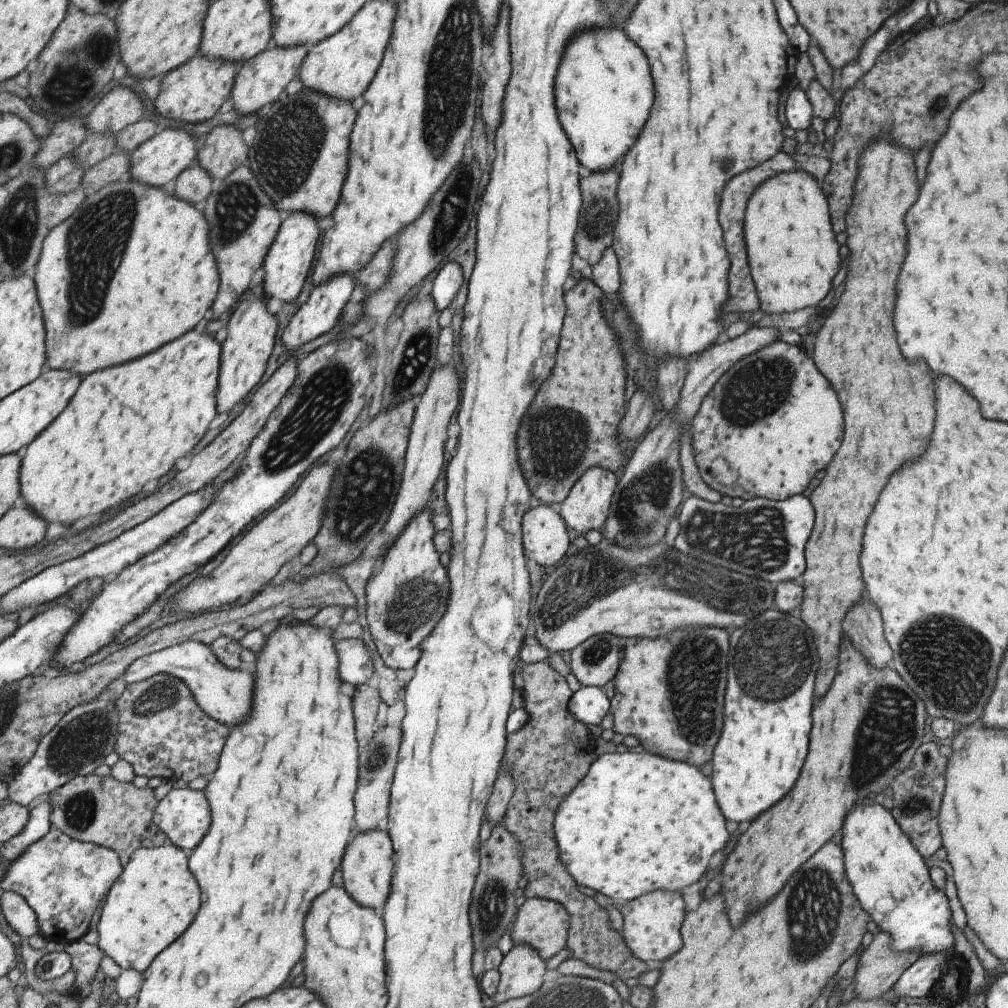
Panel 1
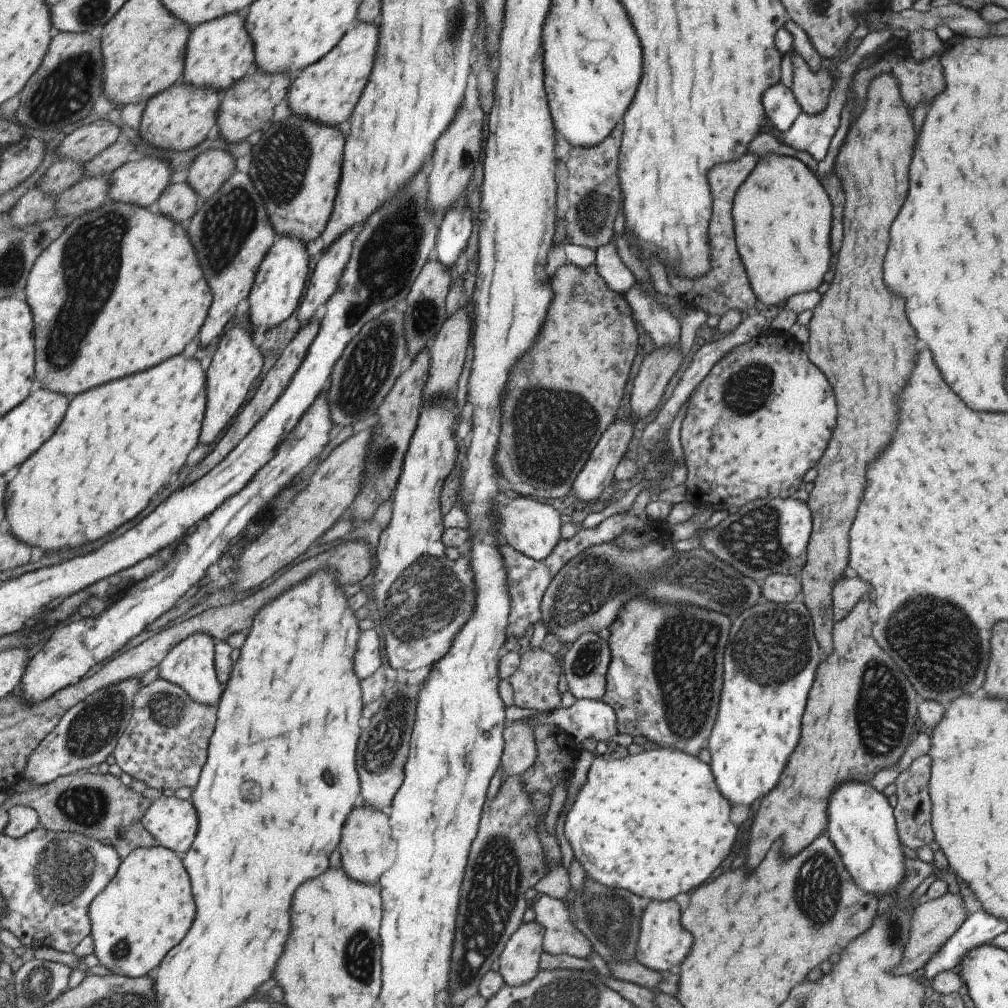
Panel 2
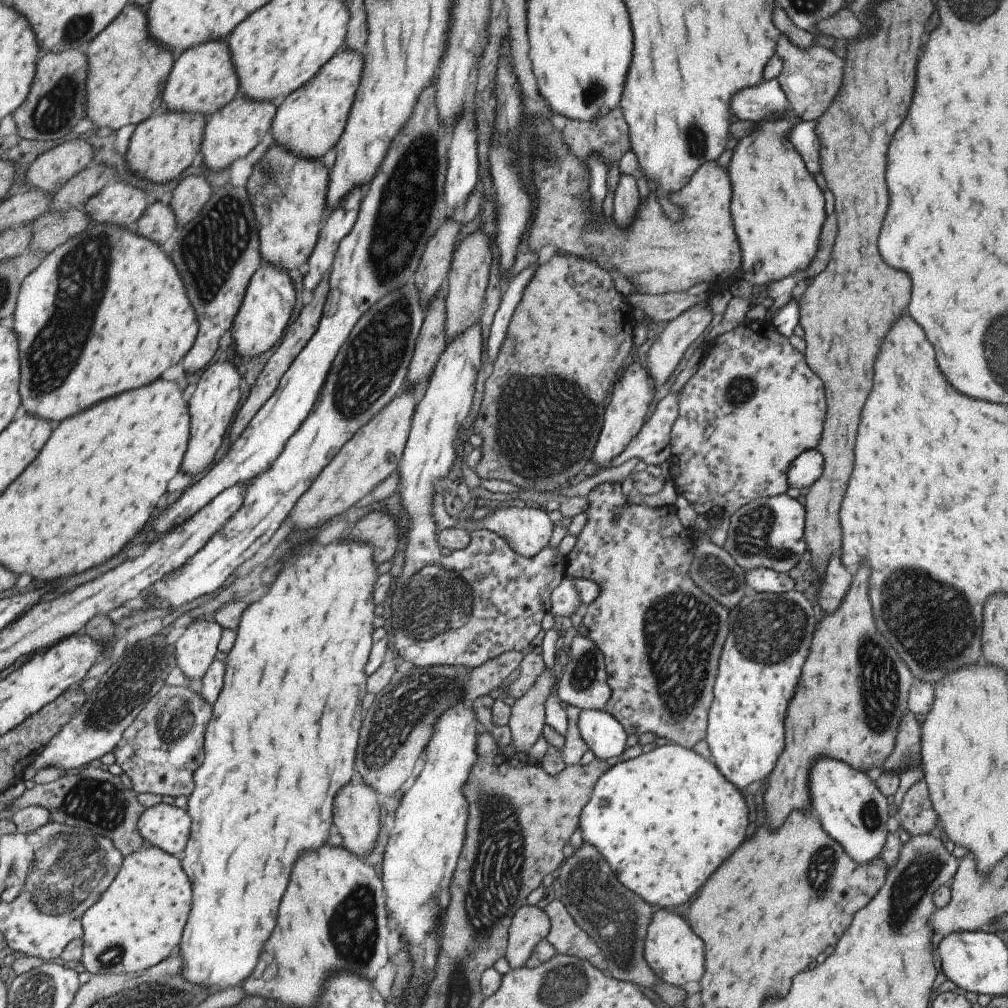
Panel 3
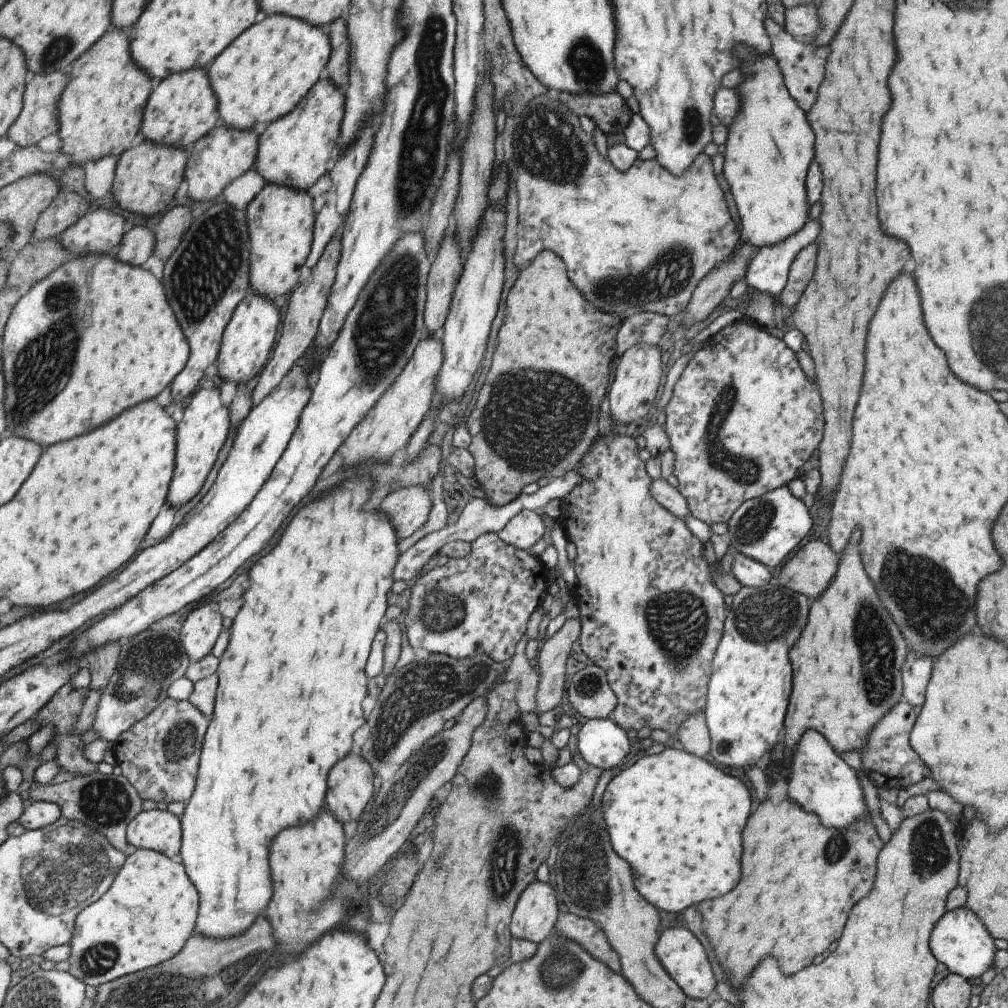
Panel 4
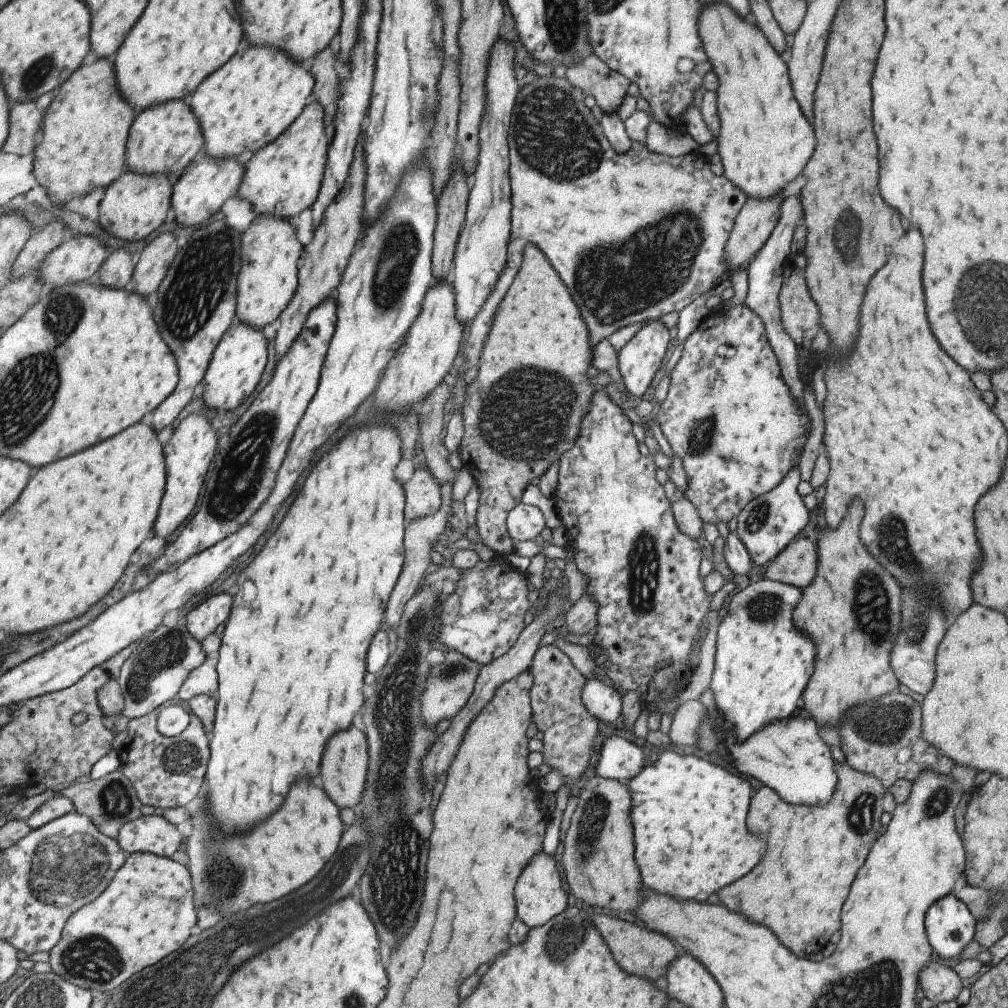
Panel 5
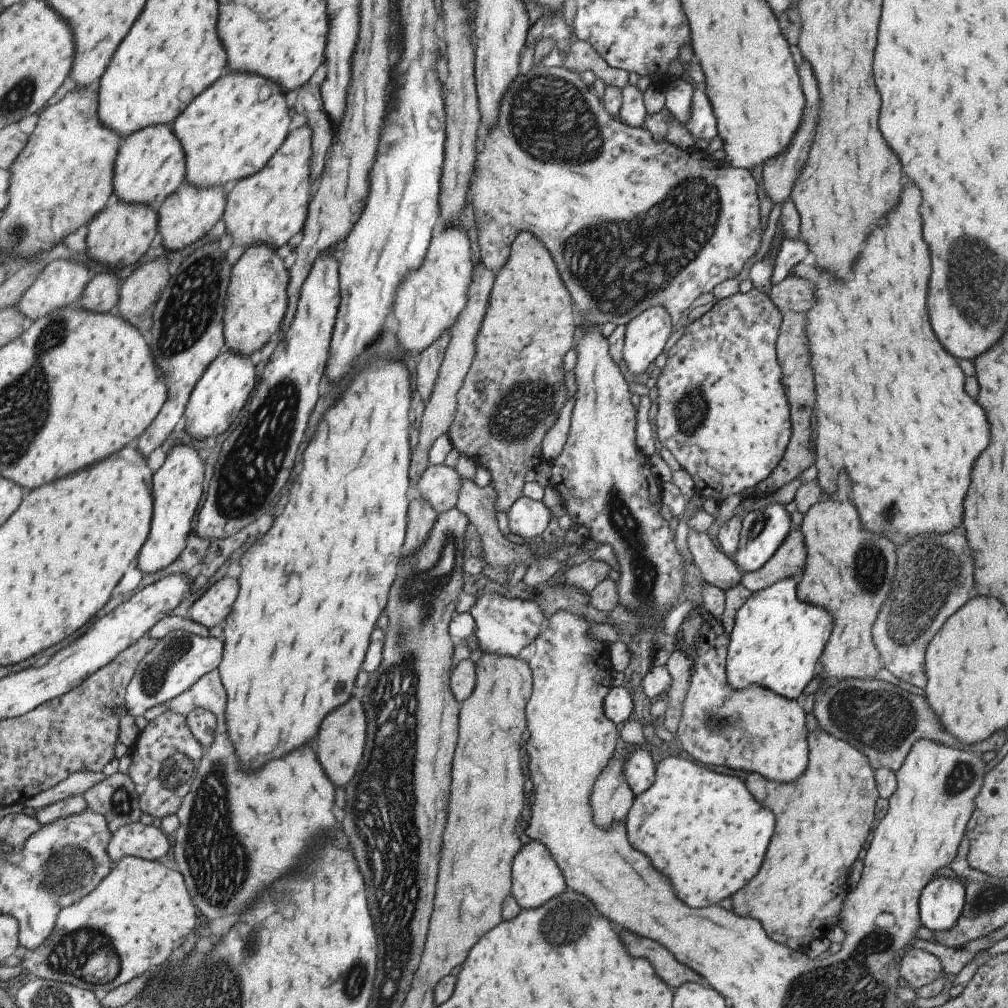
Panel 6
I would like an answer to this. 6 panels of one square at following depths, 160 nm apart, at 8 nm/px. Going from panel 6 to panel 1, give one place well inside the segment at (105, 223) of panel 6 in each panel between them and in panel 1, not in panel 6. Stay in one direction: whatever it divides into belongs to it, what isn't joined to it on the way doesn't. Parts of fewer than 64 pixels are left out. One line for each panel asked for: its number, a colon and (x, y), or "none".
1: (193, 93)
2: (179, 119)
3: (162, 148)
4: (147, 178)
5: (135, 205)

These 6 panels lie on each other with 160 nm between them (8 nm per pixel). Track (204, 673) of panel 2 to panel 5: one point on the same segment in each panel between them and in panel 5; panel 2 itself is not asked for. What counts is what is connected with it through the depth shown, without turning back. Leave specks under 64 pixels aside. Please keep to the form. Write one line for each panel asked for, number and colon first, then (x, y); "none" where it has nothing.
3: (196, 648)
4: (199, 632)
5: (206, 617)

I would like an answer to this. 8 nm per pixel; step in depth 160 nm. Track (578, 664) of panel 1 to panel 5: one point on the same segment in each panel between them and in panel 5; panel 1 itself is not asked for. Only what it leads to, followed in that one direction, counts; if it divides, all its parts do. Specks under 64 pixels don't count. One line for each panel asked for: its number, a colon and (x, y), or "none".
2: (585, 663)
3: (583, 685)
4: (587, 691)
5: (604, 703)

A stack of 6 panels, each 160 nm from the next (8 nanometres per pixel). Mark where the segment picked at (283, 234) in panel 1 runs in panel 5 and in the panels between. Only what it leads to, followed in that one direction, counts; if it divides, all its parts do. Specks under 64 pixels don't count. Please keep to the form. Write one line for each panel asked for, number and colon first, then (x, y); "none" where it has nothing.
2: (280, 284)
3: (266, 312)
4: (247, 342)
5: (240, 360)

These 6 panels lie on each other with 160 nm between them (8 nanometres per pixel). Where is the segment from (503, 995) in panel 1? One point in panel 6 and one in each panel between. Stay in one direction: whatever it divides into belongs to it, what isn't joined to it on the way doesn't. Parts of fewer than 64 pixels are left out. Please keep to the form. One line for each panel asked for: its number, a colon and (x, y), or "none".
2: (518, 962)
3: (529, 924)
4: (534, 917)
5: (538, 894)
6: (535, 878)

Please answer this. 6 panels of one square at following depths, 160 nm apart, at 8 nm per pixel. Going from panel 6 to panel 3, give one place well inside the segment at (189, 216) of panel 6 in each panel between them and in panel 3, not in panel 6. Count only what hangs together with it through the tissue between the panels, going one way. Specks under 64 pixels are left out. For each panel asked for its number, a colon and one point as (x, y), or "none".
3: (233, 133)
4: (224, 155)
5: (207, 184)

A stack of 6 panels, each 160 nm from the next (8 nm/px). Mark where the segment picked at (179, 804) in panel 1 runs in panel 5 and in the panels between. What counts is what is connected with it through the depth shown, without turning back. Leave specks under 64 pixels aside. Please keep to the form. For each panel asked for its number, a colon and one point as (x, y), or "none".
2: (173, 822)
3: (166, 826)
4: (159, 830)
5: (148, 834)

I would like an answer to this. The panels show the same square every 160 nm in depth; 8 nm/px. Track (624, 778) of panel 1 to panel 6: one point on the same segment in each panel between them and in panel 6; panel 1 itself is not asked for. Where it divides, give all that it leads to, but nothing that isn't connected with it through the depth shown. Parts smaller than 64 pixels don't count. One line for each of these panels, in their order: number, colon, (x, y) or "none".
2: (654, 824)
3: (663, 821)
4: (677, 819)
5: (689, 839)
6: (700, 829)

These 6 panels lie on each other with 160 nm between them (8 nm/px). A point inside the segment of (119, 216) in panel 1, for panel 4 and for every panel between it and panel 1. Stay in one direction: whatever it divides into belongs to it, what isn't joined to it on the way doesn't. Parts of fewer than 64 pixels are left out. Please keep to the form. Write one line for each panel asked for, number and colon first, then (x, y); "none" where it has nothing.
2: (151, 299)
3: (82, 350)
4: (97, 337)

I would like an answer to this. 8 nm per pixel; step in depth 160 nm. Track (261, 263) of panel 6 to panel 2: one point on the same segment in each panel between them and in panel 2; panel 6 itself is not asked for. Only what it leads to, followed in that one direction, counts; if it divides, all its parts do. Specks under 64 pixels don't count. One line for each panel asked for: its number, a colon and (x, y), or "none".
2: (296, 165)
3: (288, 193)
4: (281, 220)
5: (271, 253)

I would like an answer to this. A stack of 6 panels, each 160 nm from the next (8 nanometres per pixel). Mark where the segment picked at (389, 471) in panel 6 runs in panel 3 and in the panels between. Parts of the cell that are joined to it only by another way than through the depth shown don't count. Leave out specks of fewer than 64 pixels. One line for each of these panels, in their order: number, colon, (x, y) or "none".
3: (292, 706)
4: (293, 680)
5: (294, 655)

